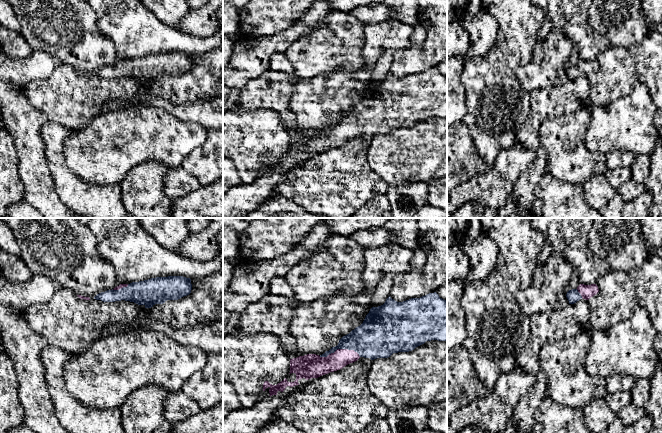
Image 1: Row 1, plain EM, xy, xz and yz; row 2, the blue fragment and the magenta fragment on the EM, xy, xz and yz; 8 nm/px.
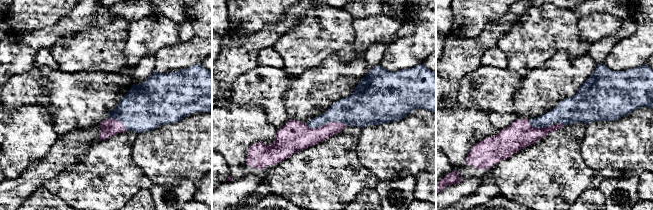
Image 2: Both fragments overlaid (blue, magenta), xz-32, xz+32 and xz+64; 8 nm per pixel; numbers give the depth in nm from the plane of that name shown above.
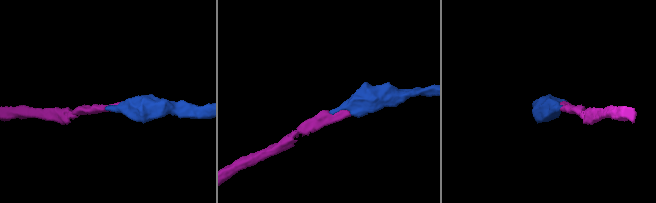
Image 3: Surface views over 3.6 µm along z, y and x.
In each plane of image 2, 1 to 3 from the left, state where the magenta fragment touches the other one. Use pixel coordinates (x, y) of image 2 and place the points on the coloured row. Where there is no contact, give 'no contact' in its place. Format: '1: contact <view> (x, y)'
1: contact xz-32 (119, 120)
2: contact xz+32 (326, 123)
3: contact xz+64 (539, 127)

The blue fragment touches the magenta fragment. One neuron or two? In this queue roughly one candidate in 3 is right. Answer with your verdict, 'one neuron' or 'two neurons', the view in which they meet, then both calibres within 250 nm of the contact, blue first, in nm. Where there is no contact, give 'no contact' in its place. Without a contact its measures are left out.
one neuron; meets blue in xz; 280 nm thick on the blue side, 180 nm on the other

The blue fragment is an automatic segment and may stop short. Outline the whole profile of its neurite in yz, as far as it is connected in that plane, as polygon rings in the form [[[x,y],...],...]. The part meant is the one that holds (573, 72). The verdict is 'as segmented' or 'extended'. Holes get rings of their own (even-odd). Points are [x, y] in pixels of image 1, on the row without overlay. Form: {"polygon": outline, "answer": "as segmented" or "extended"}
{"polygon": [[[580,60],[576,65],[569,66],[566,70],[566,73],[569,77],[569,80],[574,80],[582,74],[588,76],[598,68],[599,65],[596,60]]], "answer": "extended"}

